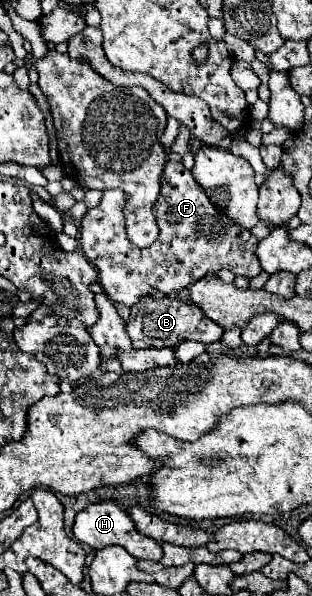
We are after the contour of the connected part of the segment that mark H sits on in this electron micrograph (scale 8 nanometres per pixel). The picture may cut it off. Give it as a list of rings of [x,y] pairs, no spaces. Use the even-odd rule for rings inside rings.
[[[101,501],[101,503],[93,503],[89,505],[85,511],[81,511],[75,517],[75,525],[73,525],[73,537],[79,543],[89,543],[91,549],[103,549],[107,545],[119,545],[123,549],[127,549],[135,559],[147,559],[147,561],[159,561],[163,557],[163,549],[161,543],[157,543],[155,539],[149,539],[145,535],[141,535],[131,517],[115,503],[115,501]]]

